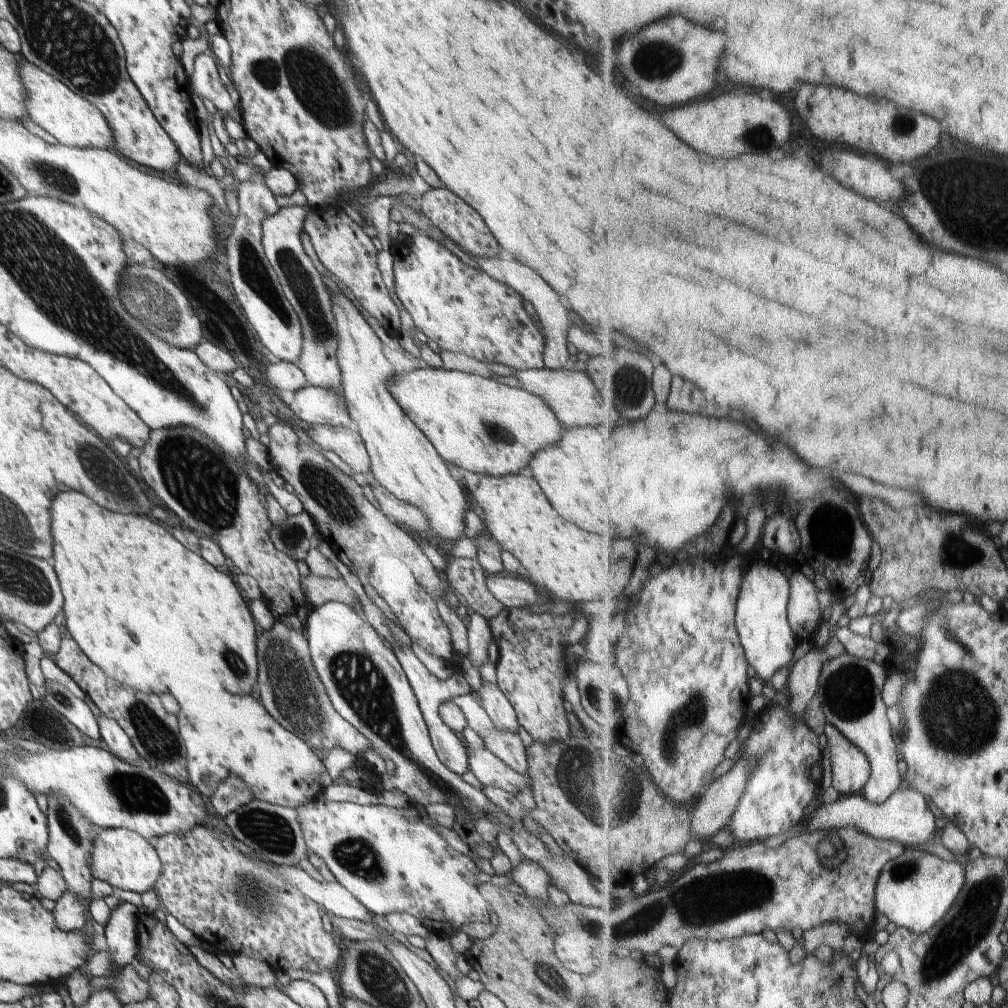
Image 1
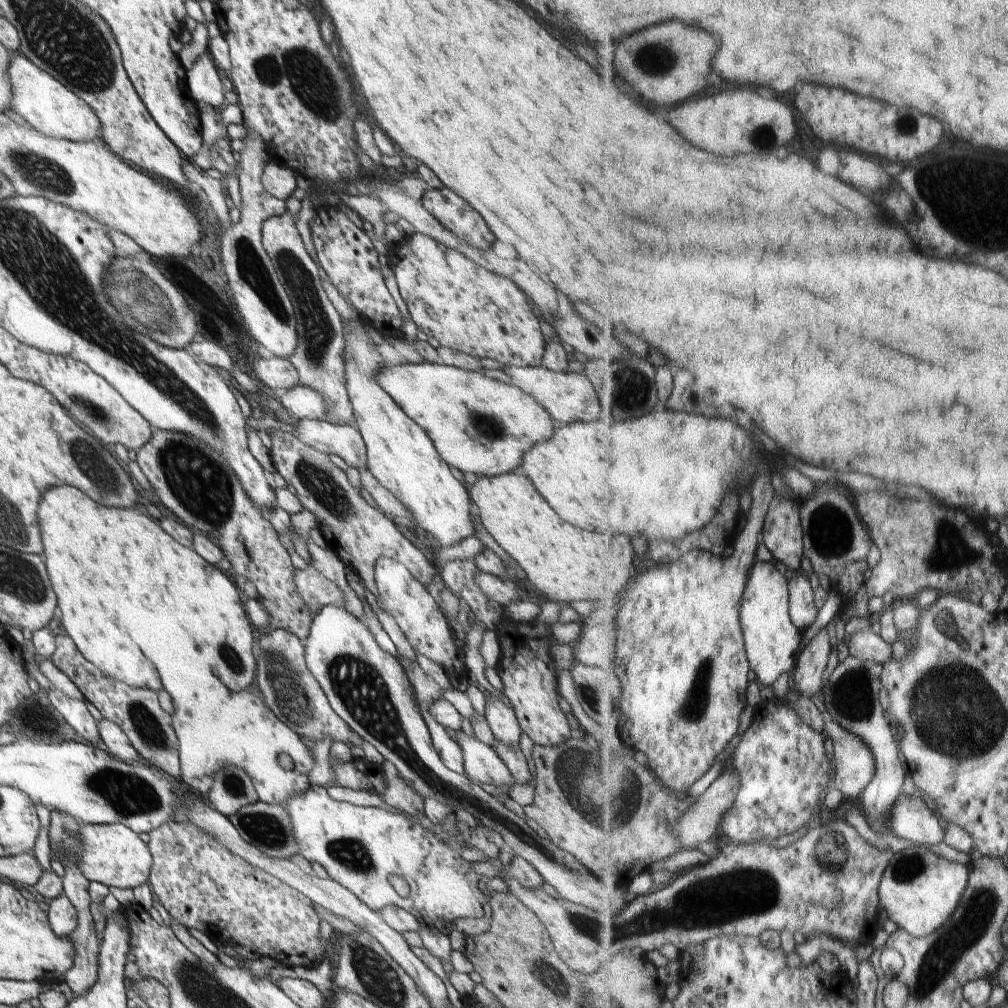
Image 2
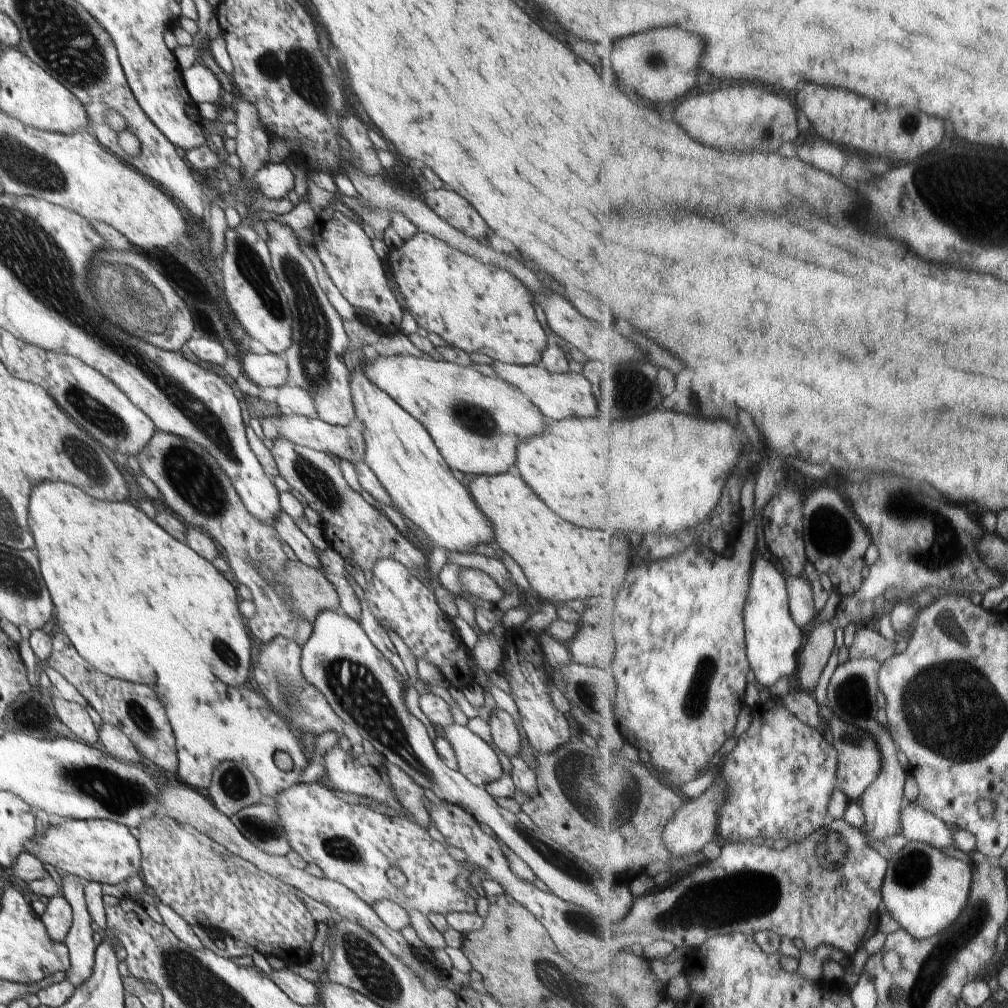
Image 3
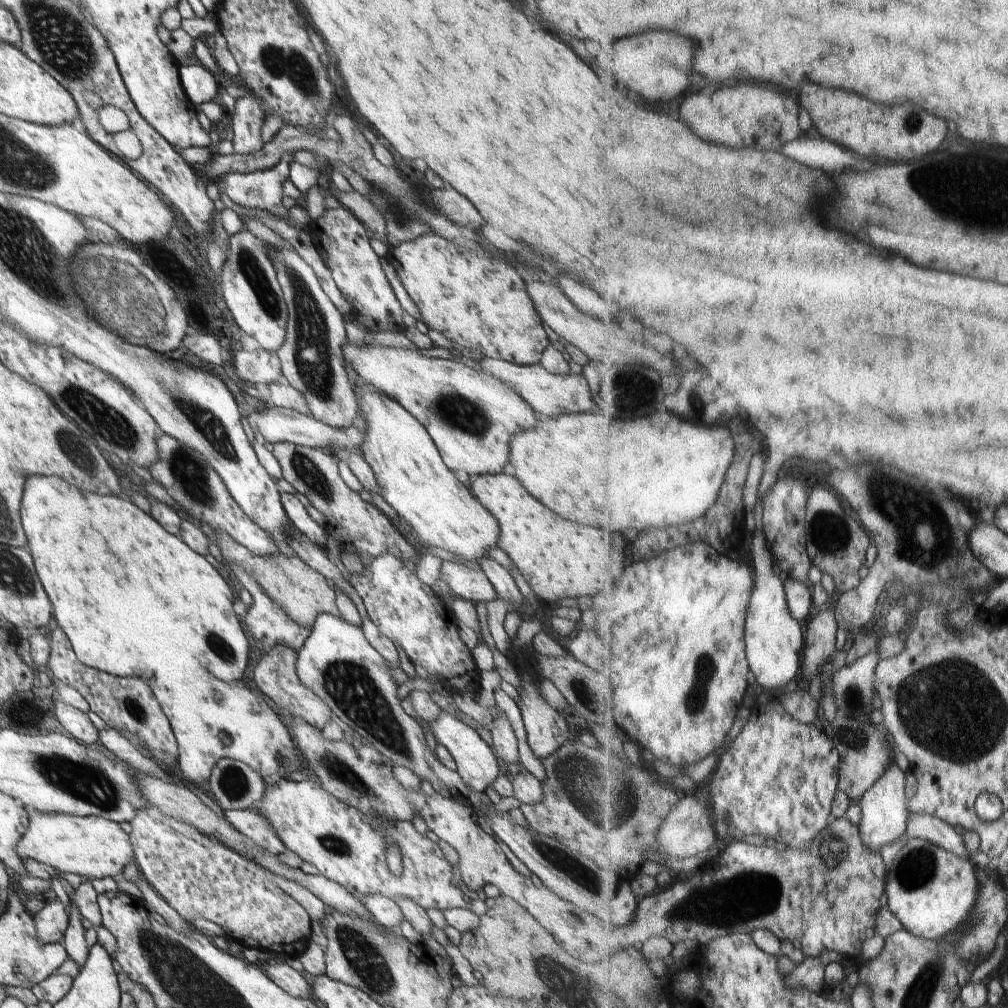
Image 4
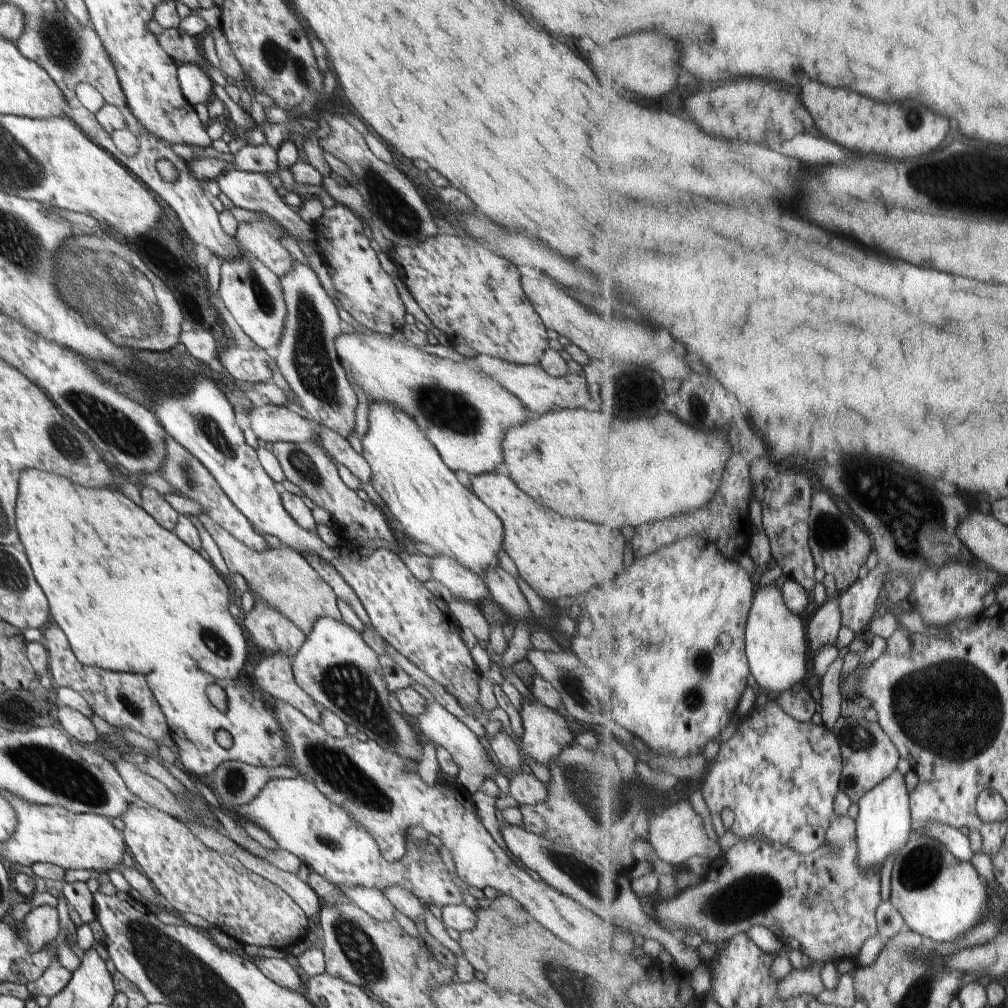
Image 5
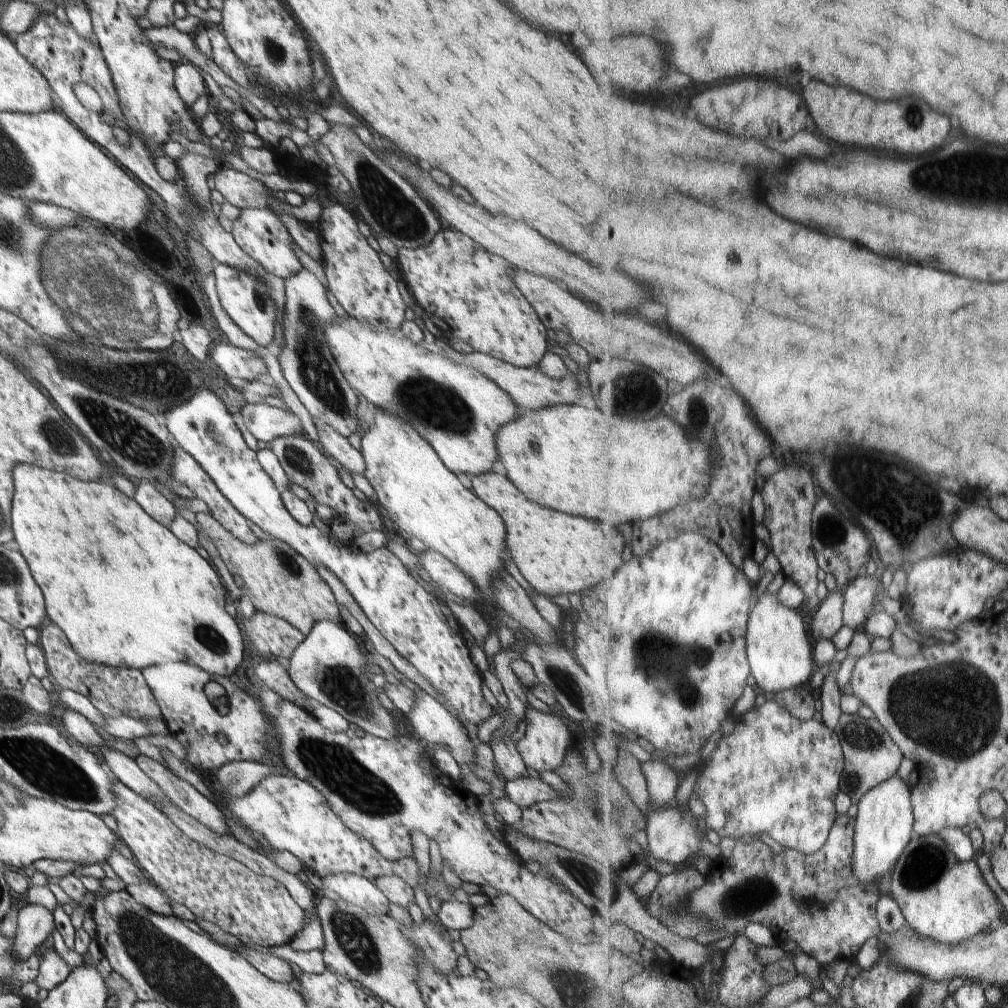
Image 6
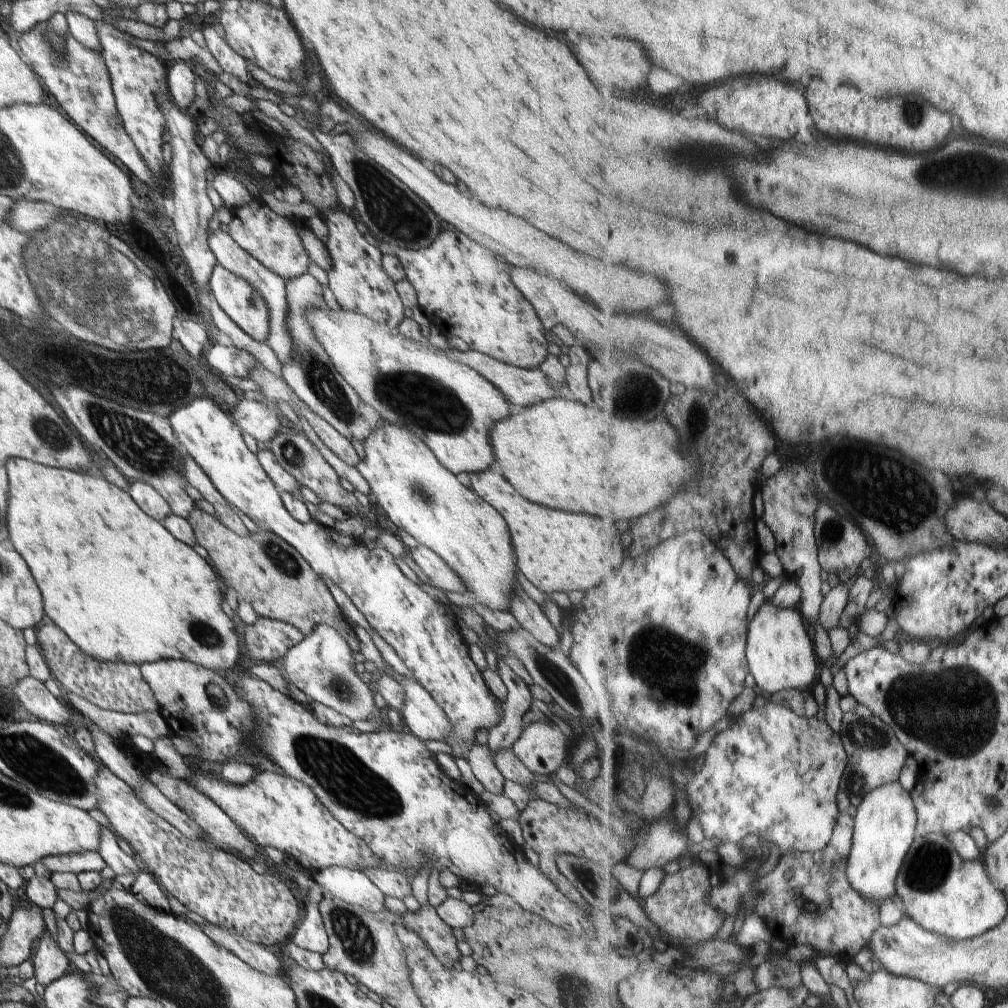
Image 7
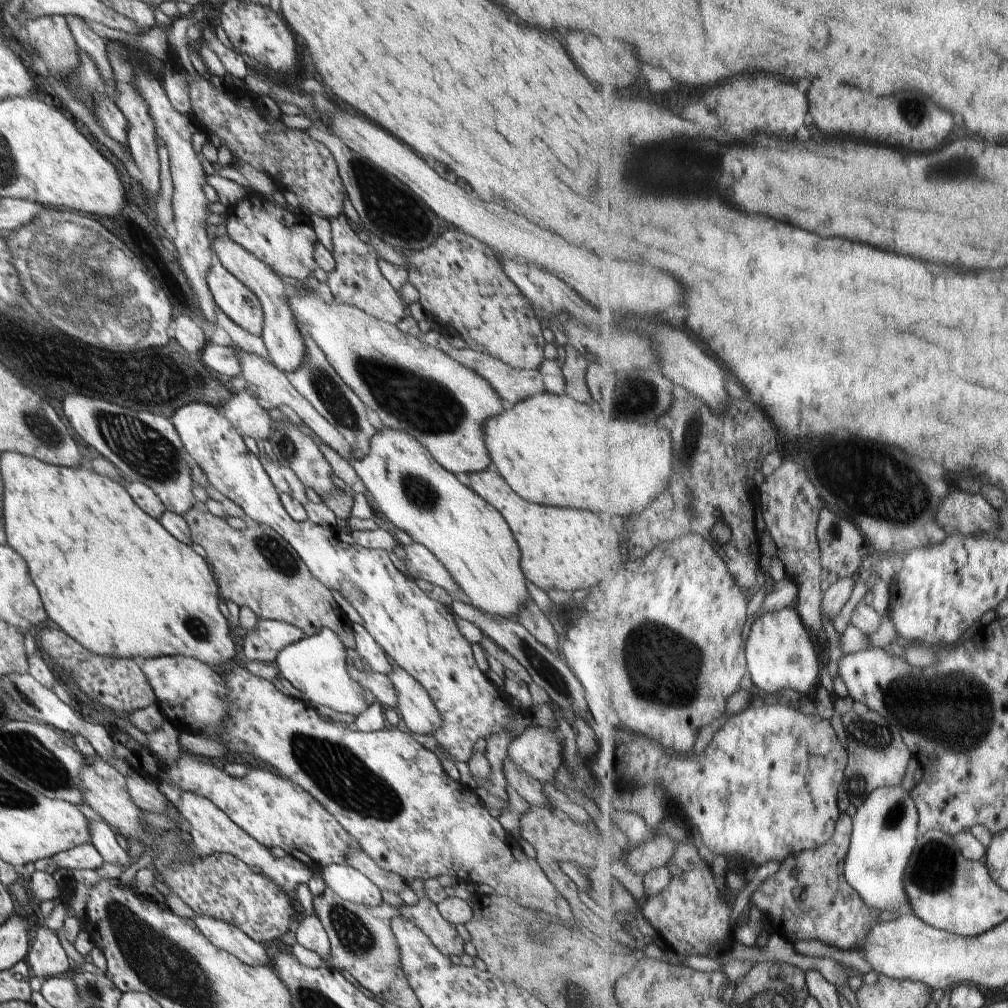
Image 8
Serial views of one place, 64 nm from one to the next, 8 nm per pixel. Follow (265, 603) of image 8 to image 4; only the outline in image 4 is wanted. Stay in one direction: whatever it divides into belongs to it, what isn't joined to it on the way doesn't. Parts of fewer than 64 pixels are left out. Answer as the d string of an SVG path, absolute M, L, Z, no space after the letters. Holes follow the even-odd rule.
M207 531L221 550L223 560L226 560L231 567L232 564L242 566L261 586L262 590L300 626L311 629L316 618L322 613L328 612L332 616L340 615L336 605L335 589L322 574L310 568L298 556L280 553L278 556L266 556L264 558L264 556L252 554L251 550L240 546L238 542L234 542L224 532Z

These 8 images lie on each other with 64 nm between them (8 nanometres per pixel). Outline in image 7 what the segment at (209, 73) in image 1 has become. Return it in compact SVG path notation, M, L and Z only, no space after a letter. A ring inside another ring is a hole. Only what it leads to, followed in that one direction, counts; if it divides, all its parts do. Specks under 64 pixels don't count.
M180 59L167 62L166 68L170 96L181 111L187 111L195 96L195 74L189 64Z

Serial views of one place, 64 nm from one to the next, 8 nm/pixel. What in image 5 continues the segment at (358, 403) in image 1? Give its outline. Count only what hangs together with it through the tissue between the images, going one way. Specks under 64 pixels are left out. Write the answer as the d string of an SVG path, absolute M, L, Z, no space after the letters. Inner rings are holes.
M369 400L368 404L369 414L368 414L368 431L363 437L360 437L362 448L364 450L362 456L368 461L368 464L372 471L373 476L373 484L376 489L376 492L380 494L383 498L384 502L386 502L388 506L388 512L400 522L401 527L401 535L405 535L406 539L411 542L420 541L425 544L429 544L432 548L438 550L439 554L445 555L446 557L452 558L456 563L459 563L461 566L468 568L468 571L475 573L476 575L484 578L485 582L485 574L491 567L496 567L499 565L498 560L498 551L502 549L502 540L504 536L504 527L502 521L480 498L478 498L474 493L470 492L468 488L462 485L456 474L453 470L450 470L448 466L444 464L442 457L440 456L438 450L430 440L428 440L428 436L426 436L426 432L424 430L420 430L420 426L414 422L414 418L410 416L408 413L404 412L404 410L400 410L400 408L396 408L396 406L392 406L392 404L388 404L388 402L376 402L376 400Z

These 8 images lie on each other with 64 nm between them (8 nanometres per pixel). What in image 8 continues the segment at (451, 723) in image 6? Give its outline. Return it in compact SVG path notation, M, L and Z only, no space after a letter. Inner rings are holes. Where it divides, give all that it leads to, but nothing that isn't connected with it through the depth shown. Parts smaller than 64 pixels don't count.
M392 667L387 676L396 688L396 711L404 721L406 730L432 736L442 726L442 716L428 691L402 667Z

